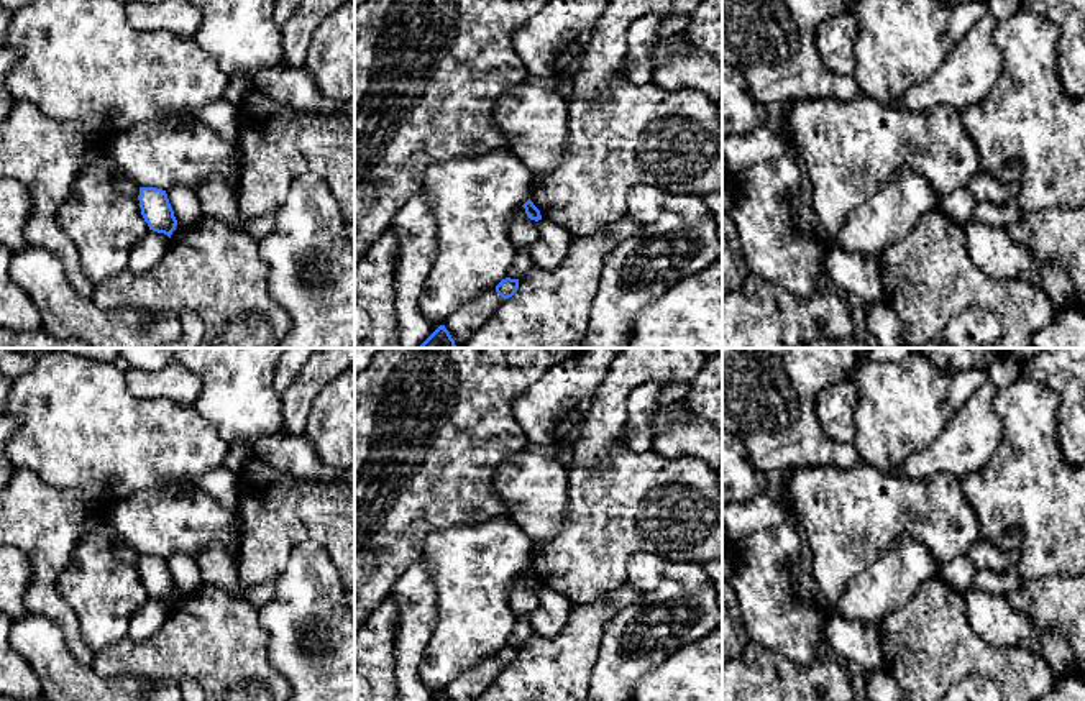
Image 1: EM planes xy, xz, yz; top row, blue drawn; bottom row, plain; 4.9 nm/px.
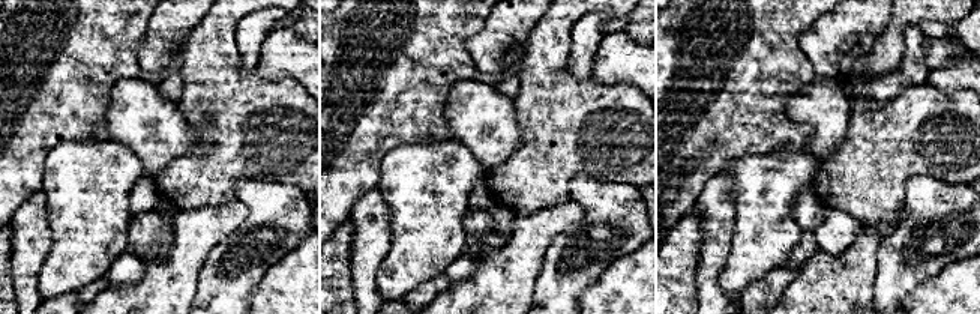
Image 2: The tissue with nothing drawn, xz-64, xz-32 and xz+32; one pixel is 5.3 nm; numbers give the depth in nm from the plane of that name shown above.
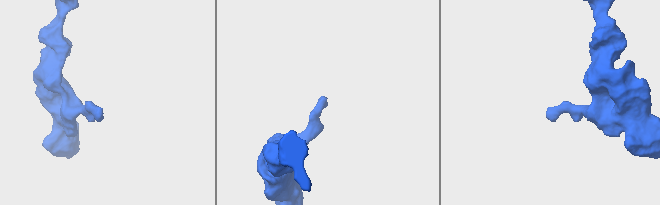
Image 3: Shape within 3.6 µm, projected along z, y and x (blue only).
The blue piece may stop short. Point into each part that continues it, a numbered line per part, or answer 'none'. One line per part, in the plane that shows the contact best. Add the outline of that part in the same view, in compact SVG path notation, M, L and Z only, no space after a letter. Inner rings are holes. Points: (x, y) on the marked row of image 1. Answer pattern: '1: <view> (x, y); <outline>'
none

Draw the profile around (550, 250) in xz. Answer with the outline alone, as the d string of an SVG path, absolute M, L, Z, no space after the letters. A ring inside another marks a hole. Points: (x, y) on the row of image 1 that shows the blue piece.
M543 218L537 225L540 238L529 250L533 268L555 269L566 259L573 233L560 223Z

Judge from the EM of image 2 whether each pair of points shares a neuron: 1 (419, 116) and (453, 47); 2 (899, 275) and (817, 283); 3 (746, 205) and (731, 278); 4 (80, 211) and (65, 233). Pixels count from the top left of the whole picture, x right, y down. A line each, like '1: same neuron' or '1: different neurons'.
1: same neuron
2: different neurons
3: same neuron
4: same neuron

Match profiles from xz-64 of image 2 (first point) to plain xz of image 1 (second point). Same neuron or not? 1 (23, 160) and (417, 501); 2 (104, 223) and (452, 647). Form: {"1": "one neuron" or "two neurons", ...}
{"1": "one neuron", "2": "one neuron"}

